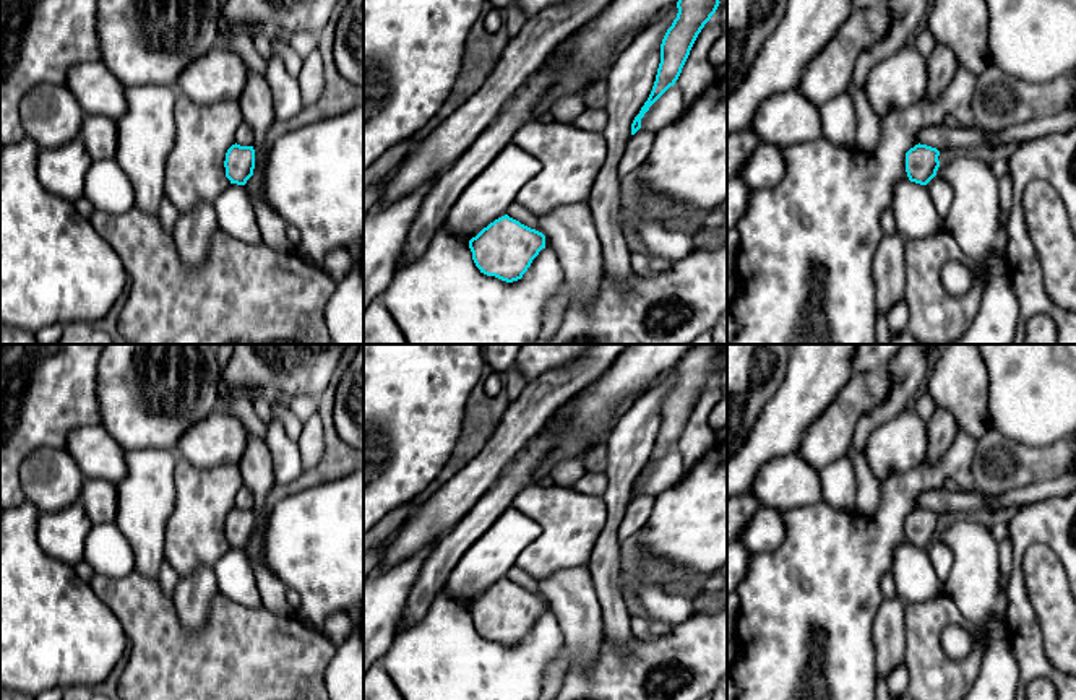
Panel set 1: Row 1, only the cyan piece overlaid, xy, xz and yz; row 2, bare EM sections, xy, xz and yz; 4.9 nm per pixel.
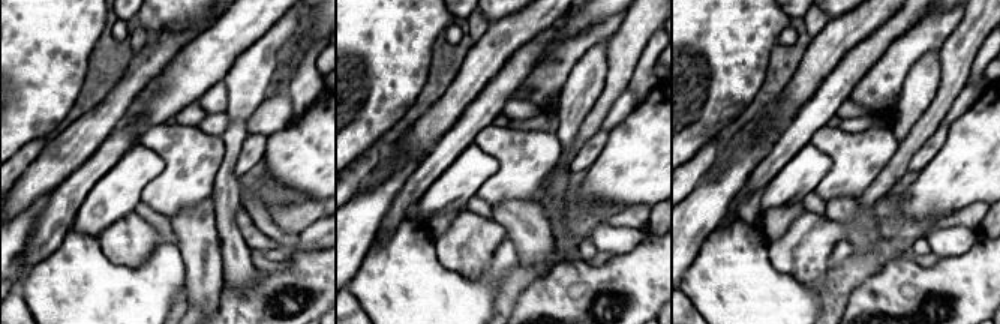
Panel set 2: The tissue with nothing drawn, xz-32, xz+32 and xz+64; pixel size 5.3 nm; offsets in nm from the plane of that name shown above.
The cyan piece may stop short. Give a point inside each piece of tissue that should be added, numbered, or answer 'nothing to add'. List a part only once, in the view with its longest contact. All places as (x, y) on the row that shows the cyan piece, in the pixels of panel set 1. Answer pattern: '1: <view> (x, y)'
nothing to add

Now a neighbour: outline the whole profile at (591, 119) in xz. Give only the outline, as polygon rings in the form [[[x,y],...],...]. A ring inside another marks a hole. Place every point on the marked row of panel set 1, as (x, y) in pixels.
[[[586,109],[571,125],[602,133],[607,127],[607,112],[605,109]]]

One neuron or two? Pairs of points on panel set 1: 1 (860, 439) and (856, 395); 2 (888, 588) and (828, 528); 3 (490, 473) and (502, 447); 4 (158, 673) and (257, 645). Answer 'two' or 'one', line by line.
1: two
2: two
3: one
4: one

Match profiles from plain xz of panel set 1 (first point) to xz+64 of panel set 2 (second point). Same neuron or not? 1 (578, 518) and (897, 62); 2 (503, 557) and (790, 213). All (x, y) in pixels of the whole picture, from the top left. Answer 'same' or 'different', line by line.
1: same
2: different

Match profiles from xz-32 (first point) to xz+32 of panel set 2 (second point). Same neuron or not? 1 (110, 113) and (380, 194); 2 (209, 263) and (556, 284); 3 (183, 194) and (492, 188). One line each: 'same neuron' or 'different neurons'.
1: different neurons
2: different neurons
3: same neuron

